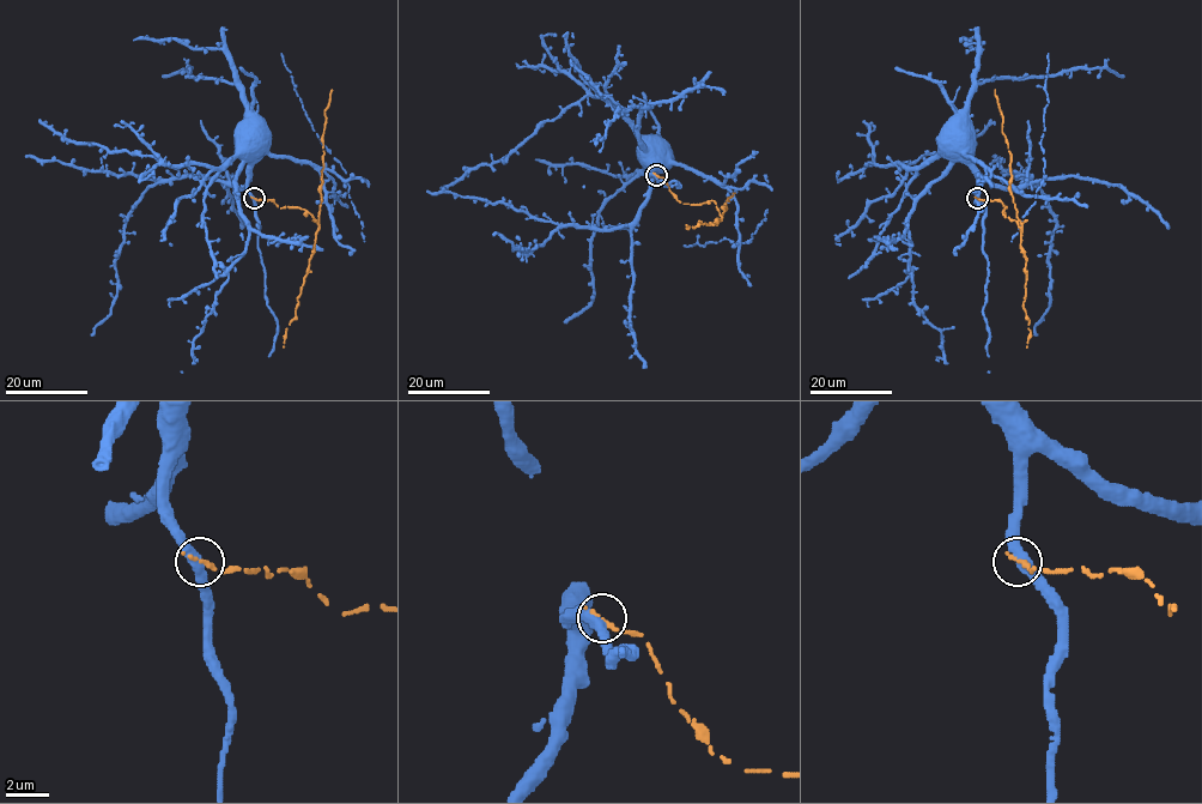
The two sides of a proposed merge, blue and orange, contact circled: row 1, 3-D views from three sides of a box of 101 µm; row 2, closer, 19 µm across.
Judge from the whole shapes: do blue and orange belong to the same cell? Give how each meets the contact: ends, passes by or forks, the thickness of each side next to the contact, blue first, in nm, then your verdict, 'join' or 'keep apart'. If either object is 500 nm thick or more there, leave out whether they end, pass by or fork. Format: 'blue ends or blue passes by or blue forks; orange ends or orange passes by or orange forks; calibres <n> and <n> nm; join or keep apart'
blue passes by; orange ends; calibres 420 and 280 nm; join

